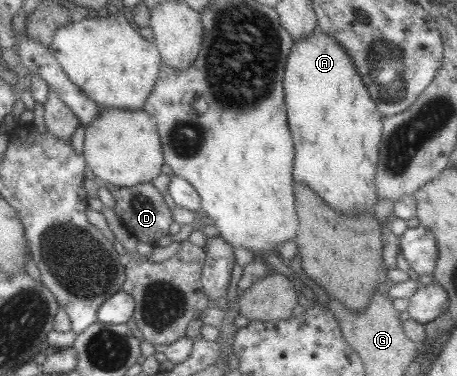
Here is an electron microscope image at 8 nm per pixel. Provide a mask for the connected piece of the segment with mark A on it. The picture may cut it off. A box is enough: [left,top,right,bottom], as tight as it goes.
[283,29,384,214]

